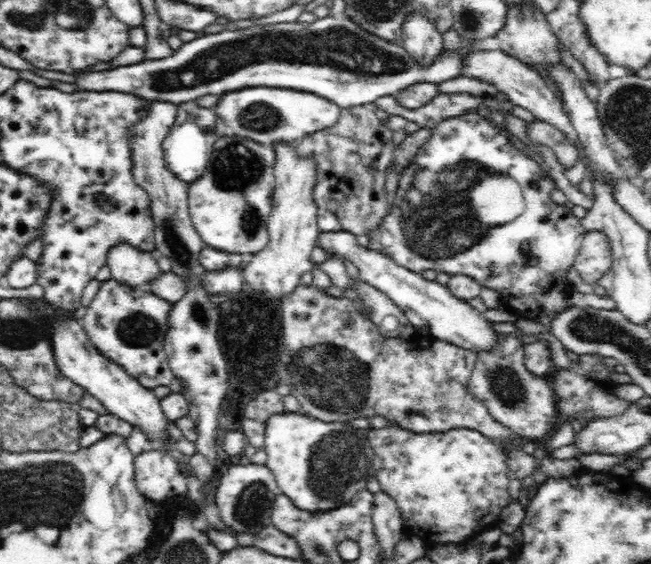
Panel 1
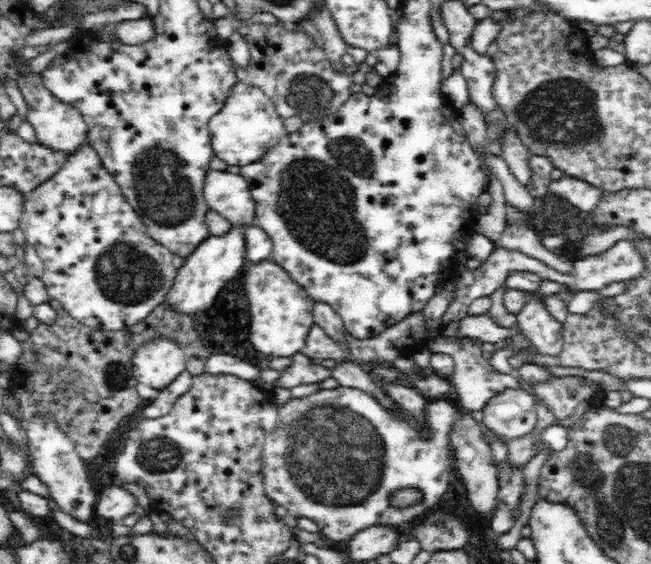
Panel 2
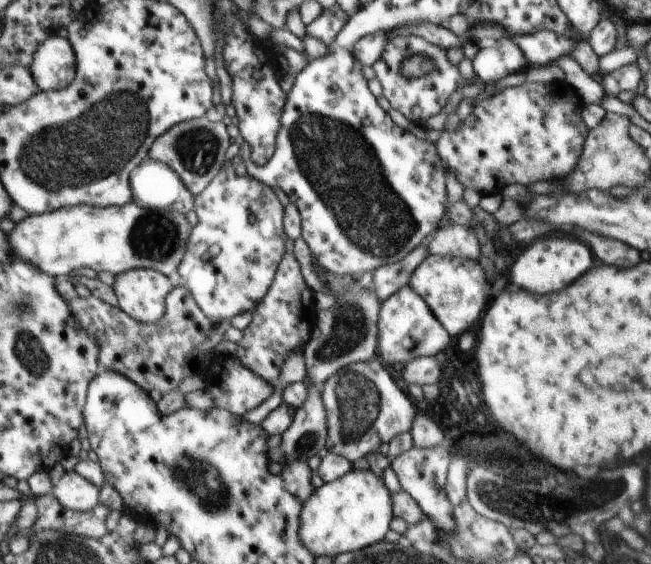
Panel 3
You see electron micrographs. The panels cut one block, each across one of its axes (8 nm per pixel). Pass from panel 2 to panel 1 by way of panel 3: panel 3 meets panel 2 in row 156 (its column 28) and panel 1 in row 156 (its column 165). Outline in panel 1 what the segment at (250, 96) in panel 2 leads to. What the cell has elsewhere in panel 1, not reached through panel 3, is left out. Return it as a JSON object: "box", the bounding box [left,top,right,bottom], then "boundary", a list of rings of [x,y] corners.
{"box":[187,130,275,255],"boundary":[[[229,130],[226,134],[224,134],[224,136],[216,137],[213,144],[213,153],[210,155],[204,174],[188,185],[187,199],[194,227],[198,229],[198,233],[202,235],[202,238],[204,239],[204,242],[206,242],[207,246],[216,247],[226,252],[242,253],[244,255],[260,251],[261,248],[267,243],[267,220],[272,208],[272,193],[275,185],[275,176],[273,175],[272,170],[274,164],[274,151],[271,146],[260,144],[260,142],[256,142],[256,140],[252,140],[252,138],[240,139],[235,138],[234,136],[234,133]]]}

